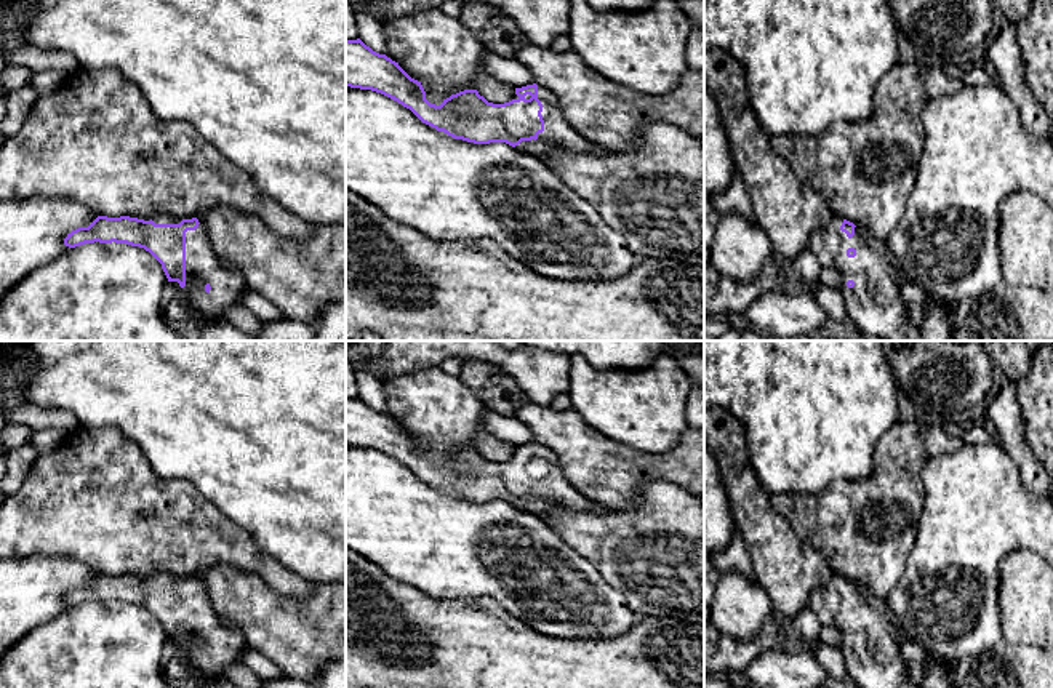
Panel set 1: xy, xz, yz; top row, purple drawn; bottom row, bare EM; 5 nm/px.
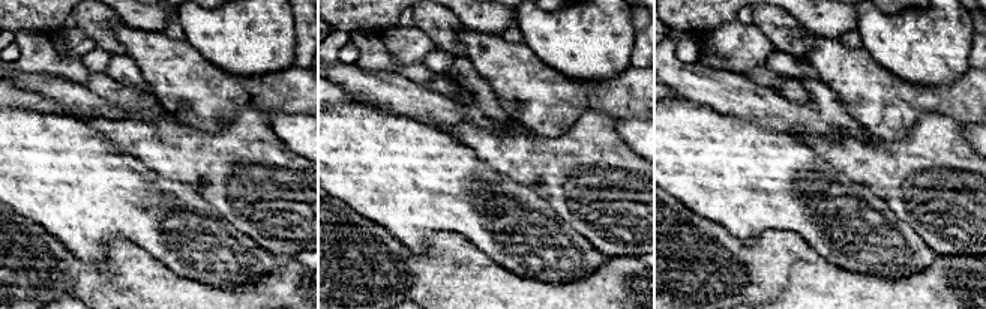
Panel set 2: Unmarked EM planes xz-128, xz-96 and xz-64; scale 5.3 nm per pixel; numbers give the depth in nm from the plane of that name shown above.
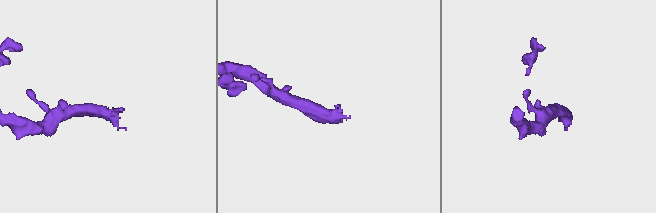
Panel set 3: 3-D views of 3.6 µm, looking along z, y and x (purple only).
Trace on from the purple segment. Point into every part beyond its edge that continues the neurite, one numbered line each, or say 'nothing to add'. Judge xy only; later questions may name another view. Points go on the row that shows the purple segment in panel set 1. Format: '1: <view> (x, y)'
1: xy (204, 264)

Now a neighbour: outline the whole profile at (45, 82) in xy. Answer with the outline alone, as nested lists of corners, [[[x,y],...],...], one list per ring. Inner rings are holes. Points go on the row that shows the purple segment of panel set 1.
[[[45,70],[35,72],[30,80],[30,85],[35,88],[38,96],[45,96],[54,91],[64,80],[66,75],[58,70]]]

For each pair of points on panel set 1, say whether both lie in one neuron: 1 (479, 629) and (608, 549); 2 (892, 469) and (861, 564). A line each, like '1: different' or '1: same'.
1: different
2: same

